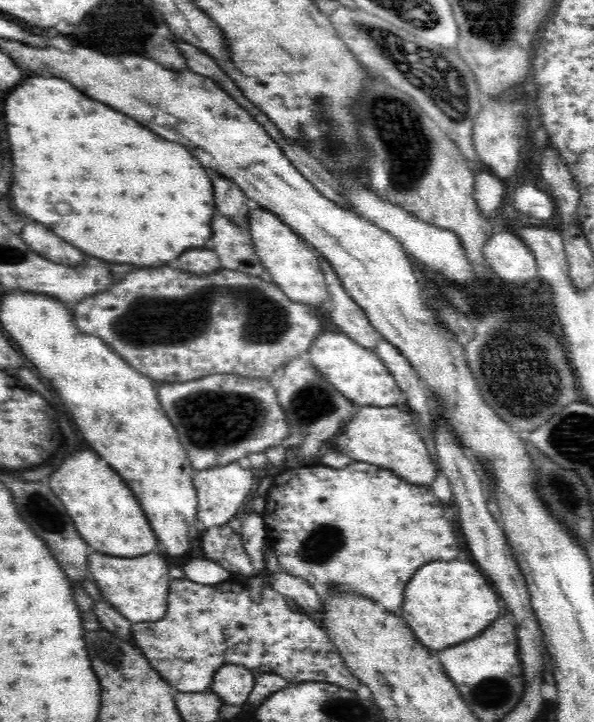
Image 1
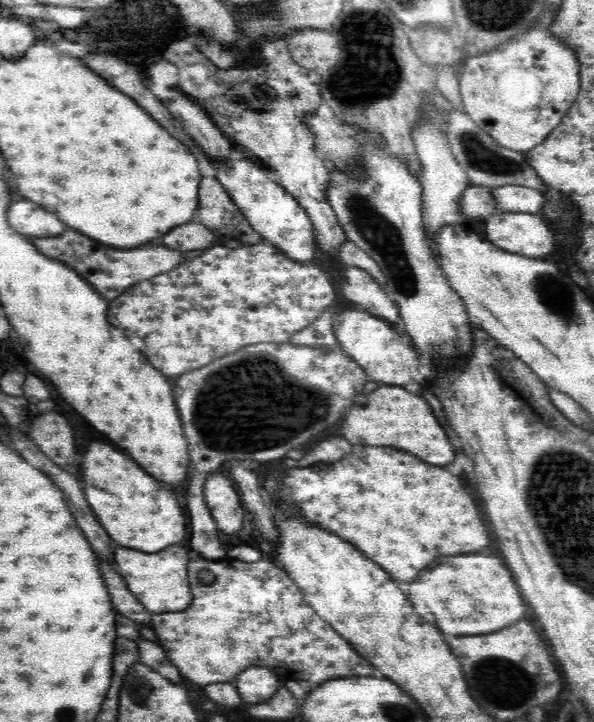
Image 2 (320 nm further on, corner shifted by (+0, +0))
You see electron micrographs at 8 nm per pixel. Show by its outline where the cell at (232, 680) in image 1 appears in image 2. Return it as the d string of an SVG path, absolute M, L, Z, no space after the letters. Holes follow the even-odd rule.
M248 667L244 674L236 678L236 688L240 692L243 706L258 704L274 696L278 690L279 676L266 667Z

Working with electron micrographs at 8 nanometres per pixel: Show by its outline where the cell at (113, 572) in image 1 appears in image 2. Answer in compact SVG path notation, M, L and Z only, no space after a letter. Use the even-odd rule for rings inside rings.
M170 546L156 554L144 554L132 548L116 550L116 566L120 568L122 578L126 580L130 592L134 593L139 603L151 613L184 610L192 604L193 596L188 584L188 564L190 564L190 550L182 546Z

